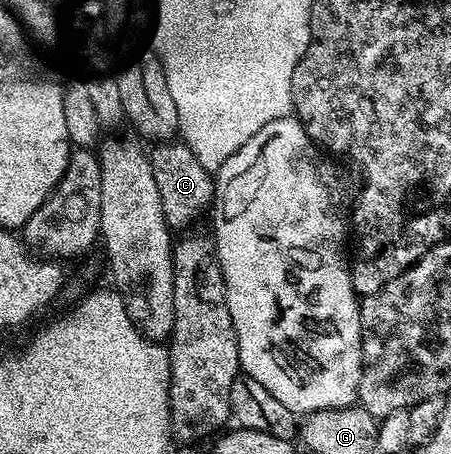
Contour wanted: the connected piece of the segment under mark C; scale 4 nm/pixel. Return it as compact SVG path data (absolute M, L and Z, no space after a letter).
M181 142L159 143L149 153L152 174L156 178L156 190L160 190L162 209L166 225L175 233L182 234L190 228L206 212L206 207L216 200L216 180L200 162L196 162L196 154L187 144Z

